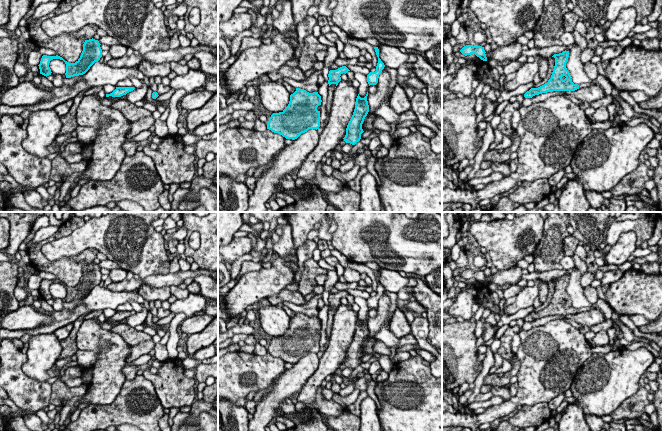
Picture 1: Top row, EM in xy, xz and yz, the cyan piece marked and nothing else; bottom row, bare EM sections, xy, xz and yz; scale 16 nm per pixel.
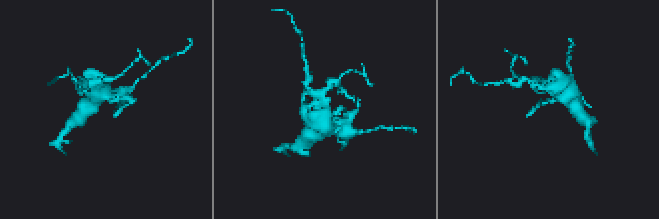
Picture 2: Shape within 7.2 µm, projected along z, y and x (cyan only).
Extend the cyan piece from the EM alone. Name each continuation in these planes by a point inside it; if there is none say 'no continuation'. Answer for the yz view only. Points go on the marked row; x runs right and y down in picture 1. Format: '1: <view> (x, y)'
no continuation

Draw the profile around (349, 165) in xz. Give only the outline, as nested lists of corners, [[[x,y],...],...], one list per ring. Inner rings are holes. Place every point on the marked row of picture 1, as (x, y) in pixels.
[[[357,154],[351,156],[349,161],[347,161],[344,165],[340,166],[339,170],[342,173],[345,173],[351,170],[354,167],[356,156]]]

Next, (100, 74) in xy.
[[[98,61],[83,75],[63,78],[63,84],[72,88],[76,83],[84,81],[91,87],[104,86],[107,84],[116,86],[119,81],[130,77],[143,80],[145,75],[139,71],[138,68],[112,68],[107,63],[100,63]]]

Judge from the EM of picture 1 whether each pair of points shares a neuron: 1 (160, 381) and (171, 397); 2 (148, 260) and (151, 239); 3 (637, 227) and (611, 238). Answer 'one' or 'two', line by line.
1: one
2: one
3: one

